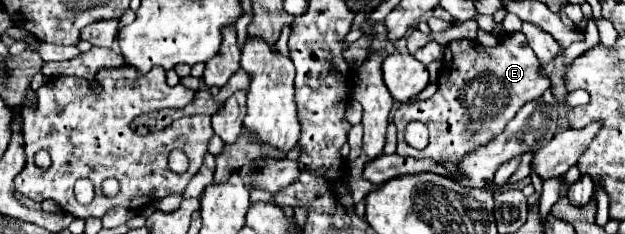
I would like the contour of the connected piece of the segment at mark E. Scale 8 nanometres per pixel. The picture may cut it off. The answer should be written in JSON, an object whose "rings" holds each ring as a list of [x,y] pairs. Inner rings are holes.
{"rings":[[[511,33],[503,35],[503,43],[499,47],[479,47],[475,41],[453,41],[445,47],[443,55],[443,67],[441,67],[441,79],[437,81],[437,91],[433,97],[419,101],[419,103],[403,103],[399,111],[395,113],[395,125],[399,129],[399,145],[397,153],[403,157],[415,157],[415,159],[435,159],[447,163],[451,169],[455,167],[455,161],[463,157],[463,153],[469,153],[471,149],[485,145],[491,137],[499,135],[505,125],[515,117],[515,113],[529,101],[539,99],[547,89],[549,89],[549,79],[541,77],[539,71],[539,61],[529,47],[527,39],[523,33]],[[411,121],[421,121],[429,129],[429,145],[423,151],[413,149],[405,141],[405,127]]]}

